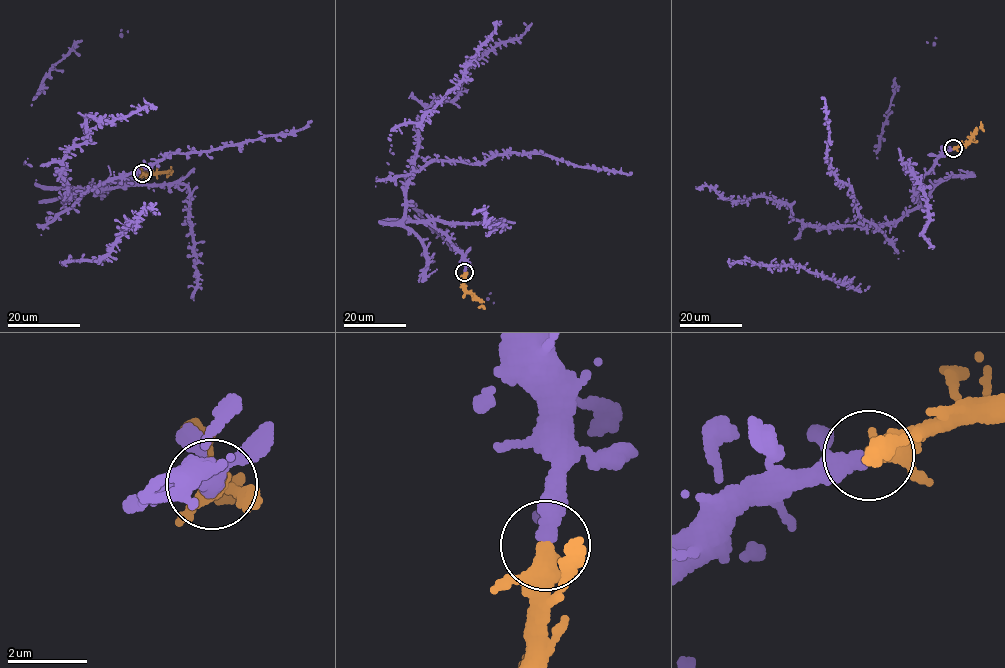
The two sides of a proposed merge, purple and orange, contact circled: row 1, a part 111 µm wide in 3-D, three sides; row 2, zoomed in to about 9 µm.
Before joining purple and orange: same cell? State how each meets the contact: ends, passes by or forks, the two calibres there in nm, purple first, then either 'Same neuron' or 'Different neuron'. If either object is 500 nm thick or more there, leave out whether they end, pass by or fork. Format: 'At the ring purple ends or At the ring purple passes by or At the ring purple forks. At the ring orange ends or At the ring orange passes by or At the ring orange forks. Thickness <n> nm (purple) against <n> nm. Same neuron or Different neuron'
At the ring purple passes by. At the ring orange passes by. Thickness 280 nm (purple) against 340 nm. Same neuron

